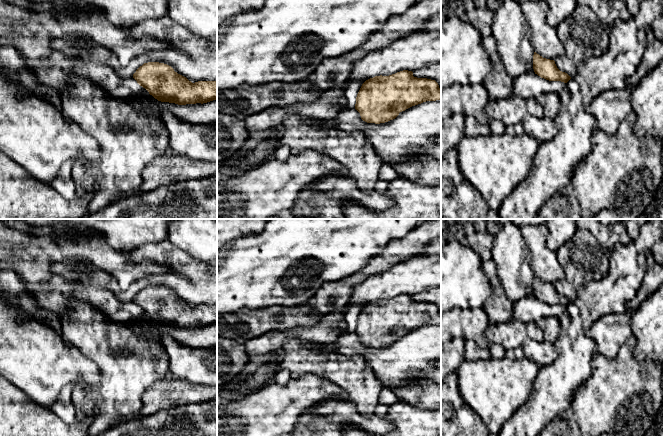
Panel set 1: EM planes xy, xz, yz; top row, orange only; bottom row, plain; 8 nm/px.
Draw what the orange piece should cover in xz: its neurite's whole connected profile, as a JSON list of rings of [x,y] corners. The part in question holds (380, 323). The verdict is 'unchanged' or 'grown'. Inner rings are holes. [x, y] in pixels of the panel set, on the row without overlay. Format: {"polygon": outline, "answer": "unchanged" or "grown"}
{"polygon": [[[403,294],[366,304],[357,318],[355,333],[363,345],[380,348],[412,330],[440,323],[441,313],[435,304],[417,302],[412,295]]], "answer": "unchanged"}

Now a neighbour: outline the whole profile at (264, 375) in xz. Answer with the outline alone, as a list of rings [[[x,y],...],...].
[[[281,351],[271,353],[273,359],[265,364],[258,365],[255,372],[246,375],[246,379],[233,390],[233,393],[244,395],[256,392],[273,382],[275,374],[279,371],[279,362],[282,359]]]

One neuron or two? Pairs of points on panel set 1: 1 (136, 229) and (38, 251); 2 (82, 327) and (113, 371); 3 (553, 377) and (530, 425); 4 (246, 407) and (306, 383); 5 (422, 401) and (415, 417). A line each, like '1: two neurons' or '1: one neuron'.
1: two neurons
2: one neuron
3: one neuron
4: one neuron
5: two neurons

